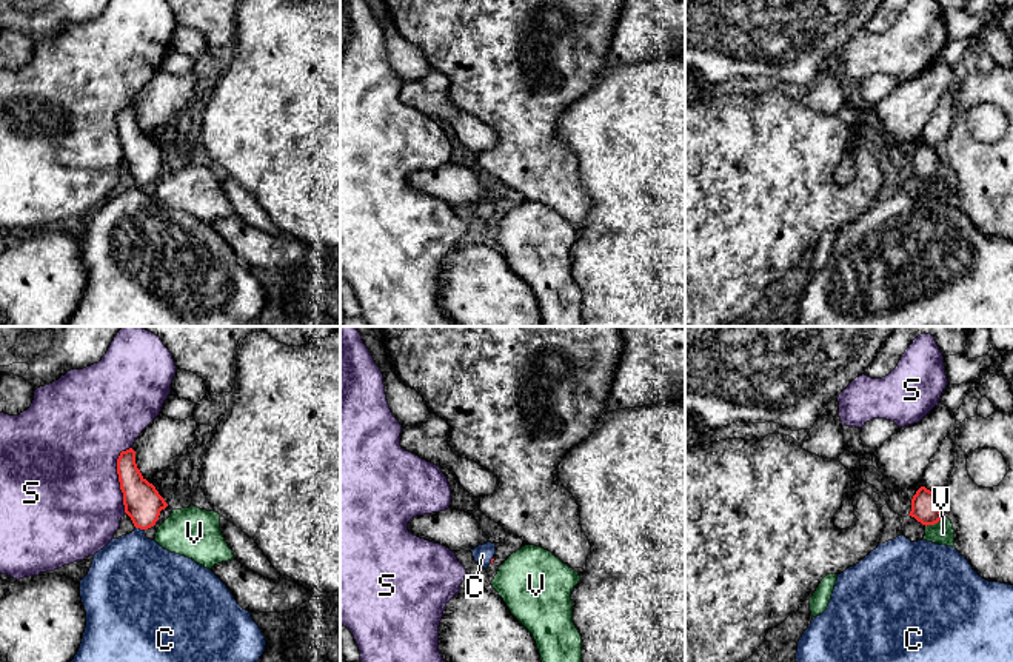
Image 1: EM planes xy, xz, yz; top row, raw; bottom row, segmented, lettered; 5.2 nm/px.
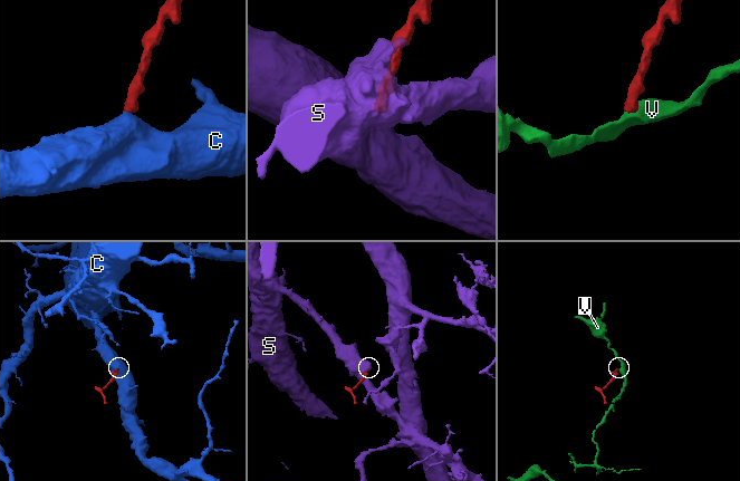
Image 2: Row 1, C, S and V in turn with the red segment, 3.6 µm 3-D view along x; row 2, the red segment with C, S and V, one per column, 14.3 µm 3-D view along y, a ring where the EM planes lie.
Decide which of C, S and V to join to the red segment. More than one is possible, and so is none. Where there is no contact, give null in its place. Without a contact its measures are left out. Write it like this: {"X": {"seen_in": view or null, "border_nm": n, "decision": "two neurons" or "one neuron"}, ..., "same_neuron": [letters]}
{"C": {"seen_in": "xy", "border_nm": 50, "decision": "one neuron"}, "S": {"seen_in": "xy", "border_nm": 340, "decision": "two neurons"}, "V": {"seen_in": "yz", "border_nm": 120, "decision": "two neurons"}, "same_neuron": ["C"]}

